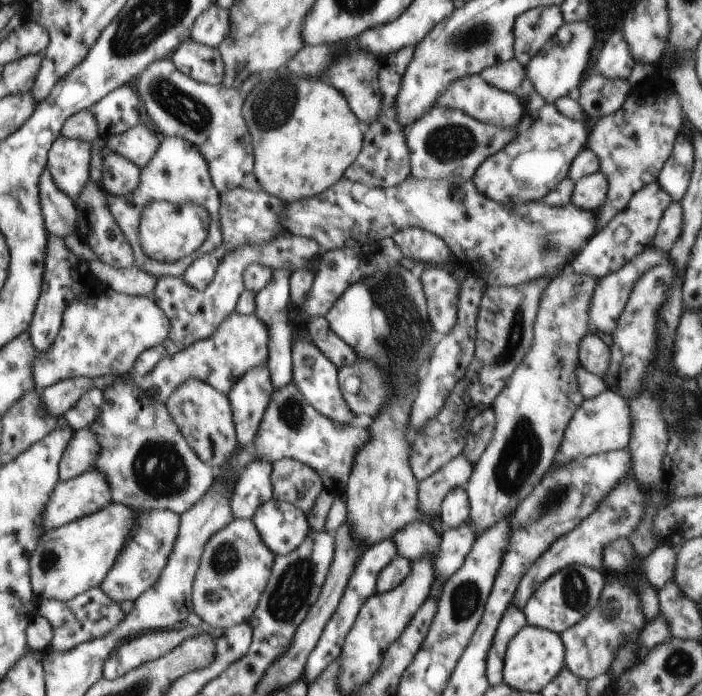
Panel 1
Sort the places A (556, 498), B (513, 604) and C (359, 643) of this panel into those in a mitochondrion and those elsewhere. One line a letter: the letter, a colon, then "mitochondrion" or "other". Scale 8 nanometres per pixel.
A: mitochondrion
B: other
C: other

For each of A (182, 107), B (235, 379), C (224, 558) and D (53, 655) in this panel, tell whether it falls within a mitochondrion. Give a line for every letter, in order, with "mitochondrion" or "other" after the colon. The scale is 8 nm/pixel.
A: mitochondrion
B: other
C: mitochondrion
D: other

